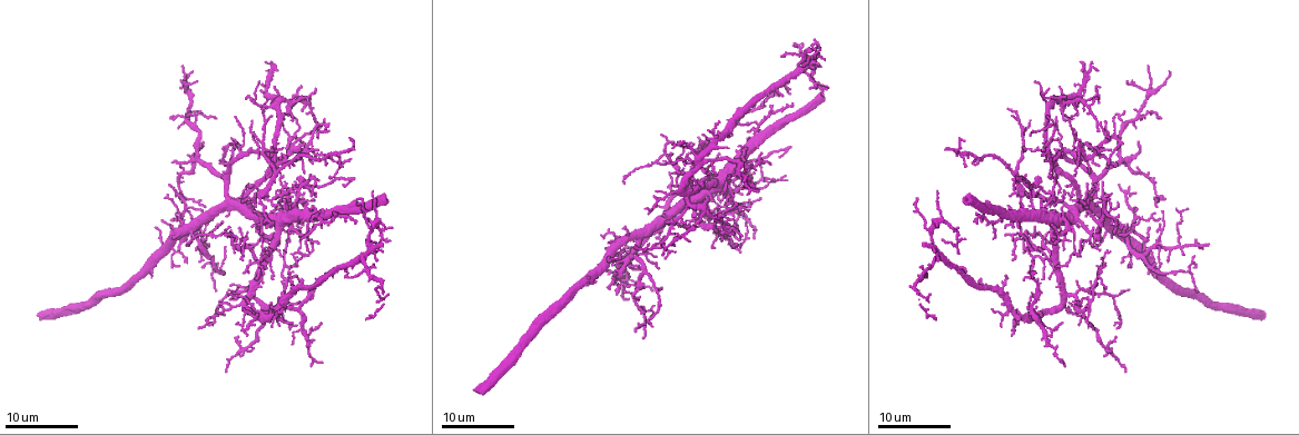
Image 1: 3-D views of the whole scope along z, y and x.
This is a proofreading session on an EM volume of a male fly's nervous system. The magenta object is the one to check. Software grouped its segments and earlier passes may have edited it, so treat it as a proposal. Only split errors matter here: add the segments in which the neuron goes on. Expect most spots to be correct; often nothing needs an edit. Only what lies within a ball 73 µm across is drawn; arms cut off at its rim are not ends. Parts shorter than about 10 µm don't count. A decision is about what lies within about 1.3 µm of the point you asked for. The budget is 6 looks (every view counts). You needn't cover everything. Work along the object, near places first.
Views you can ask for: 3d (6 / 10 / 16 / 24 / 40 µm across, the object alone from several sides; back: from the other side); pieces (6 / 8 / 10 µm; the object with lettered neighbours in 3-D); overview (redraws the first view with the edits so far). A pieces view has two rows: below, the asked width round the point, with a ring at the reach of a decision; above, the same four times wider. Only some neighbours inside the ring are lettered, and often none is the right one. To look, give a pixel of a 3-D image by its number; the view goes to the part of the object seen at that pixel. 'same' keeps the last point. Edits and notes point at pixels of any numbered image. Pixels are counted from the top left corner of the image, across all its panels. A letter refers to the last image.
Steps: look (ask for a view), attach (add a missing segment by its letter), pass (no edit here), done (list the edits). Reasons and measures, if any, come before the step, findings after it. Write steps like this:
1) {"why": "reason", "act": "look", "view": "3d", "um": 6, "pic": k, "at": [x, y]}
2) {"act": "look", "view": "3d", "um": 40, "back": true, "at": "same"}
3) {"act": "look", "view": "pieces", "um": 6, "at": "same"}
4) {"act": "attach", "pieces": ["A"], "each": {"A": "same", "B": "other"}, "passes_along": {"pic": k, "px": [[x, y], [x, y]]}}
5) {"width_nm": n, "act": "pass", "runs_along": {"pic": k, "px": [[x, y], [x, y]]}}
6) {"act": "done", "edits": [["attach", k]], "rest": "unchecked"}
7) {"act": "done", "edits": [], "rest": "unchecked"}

{"why": "branch stops here", "act": "look", "view": "3d", "um": 24, "pic": 1, "at": [1117, 164]}

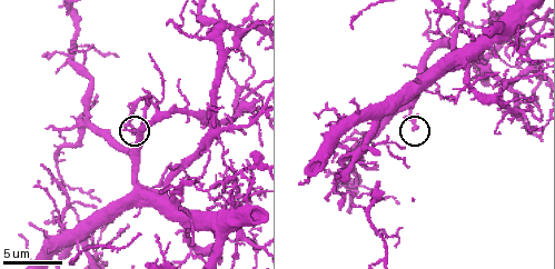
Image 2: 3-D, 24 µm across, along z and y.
{"act": "look", "view": "3d", "um": 10, "pic": 2, "at": [413, 130]}

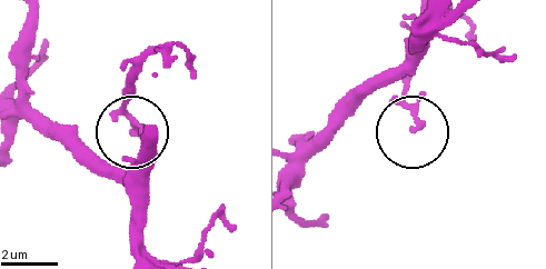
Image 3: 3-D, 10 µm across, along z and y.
{"act": "look", "view": "pieces", "um": 10, "pic": 3, "at": [416, 130]}

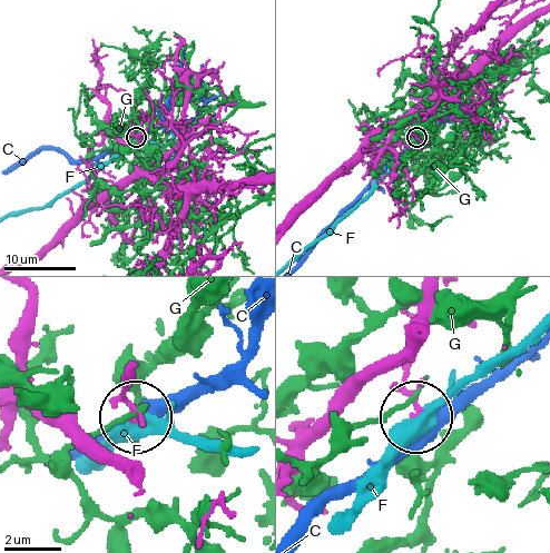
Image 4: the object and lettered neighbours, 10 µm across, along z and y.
{"act": "pass", "each": {"C": "other", "F": "other", "G": "other"}, "found": "none of them fits"}

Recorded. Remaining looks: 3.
{"why": "free end", "act": "look", "view": "3d", "um": 24, "pic": 1, "at": [239, 338]}

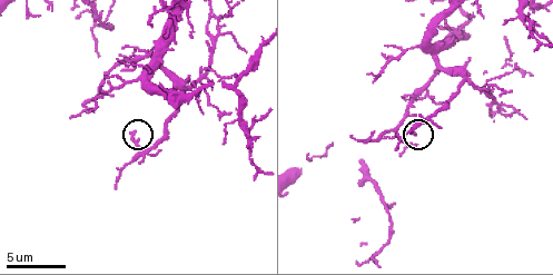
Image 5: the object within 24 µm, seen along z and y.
{"act": "look", "view": "pieces", "um": 8, "pic": 5, "at": [132, 132]}

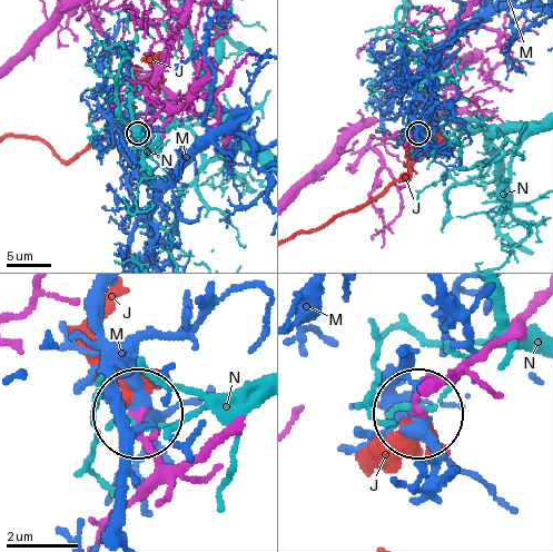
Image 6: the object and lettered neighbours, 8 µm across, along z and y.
{"act": "pass", "each": {"J": "other", "M": "other", "N": "other"}, "found": "none of them fits"}

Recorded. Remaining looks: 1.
{"act": "done", "edits": [], "rest": "unchecked"}

